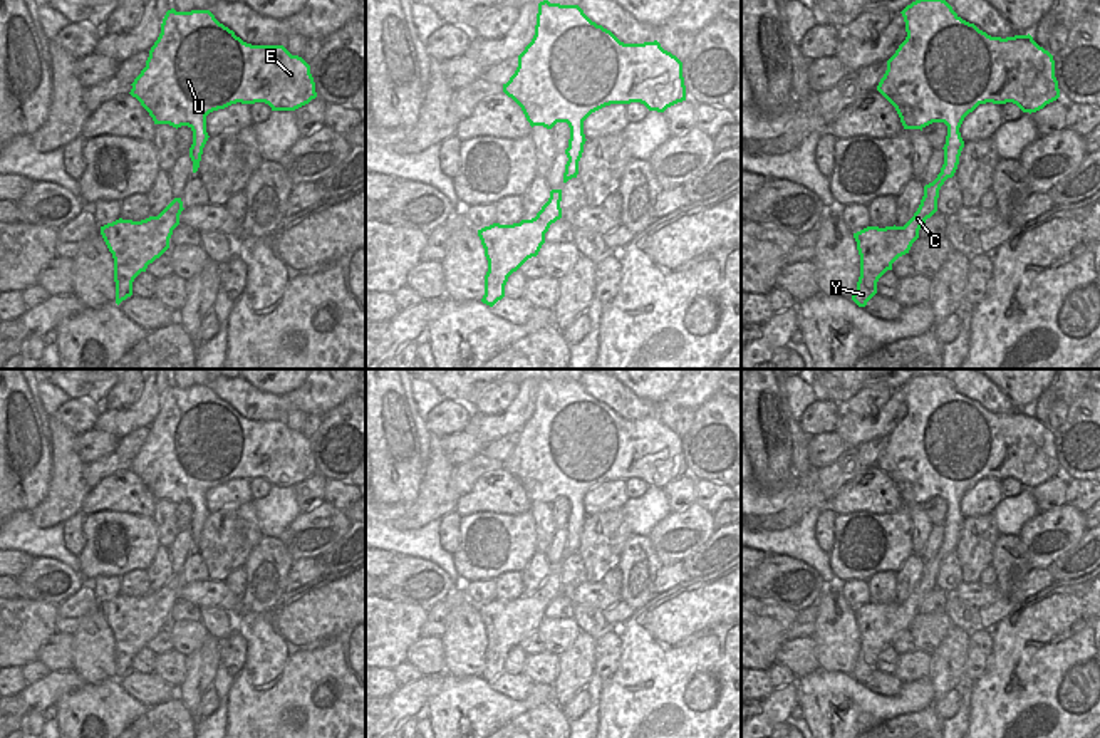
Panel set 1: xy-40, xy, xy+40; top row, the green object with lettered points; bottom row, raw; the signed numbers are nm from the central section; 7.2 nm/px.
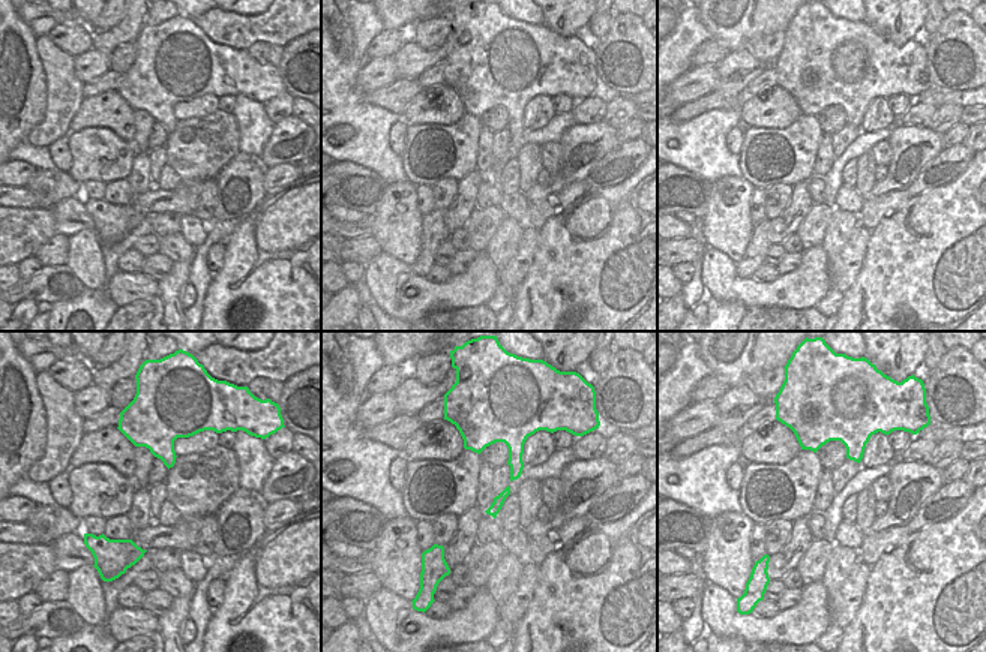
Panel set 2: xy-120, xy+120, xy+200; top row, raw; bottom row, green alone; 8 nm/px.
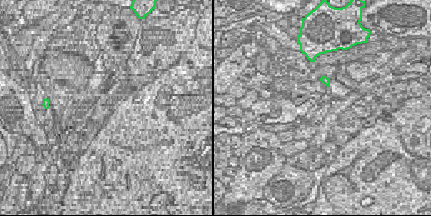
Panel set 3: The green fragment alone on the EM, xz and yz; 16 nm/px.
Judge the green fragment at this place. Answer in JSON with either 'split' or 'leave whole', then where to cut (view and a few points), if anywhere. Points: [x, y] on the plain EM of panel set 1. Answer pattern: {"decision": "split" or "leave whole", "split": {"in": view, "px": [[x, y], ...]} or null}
{"decision": "split", "split": {"in": "xy+40", "px": [[941, 547], [946, 554]]}}

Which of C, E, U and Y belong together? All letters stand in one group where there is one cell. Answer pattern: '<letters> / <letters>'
C Y / E U

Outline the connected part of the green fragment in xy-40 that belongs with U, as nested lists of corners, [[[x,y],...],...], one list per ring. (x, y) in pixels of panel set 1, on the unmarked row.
[[[168,386],[146,443],[131,460],[131,471],[154,500],[188,502],[193,507],[189,533],[198,547],[208,517],[206,491],[231,480],[265,478],[272,486],[295,486],[317,473],[310,441],[283,421],[252,421],[220,399],[210,386]]]

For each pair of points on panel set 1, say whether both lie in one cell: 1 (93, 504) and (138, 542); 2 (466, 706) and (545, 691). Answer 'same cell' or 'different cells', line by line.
1: different cells
2: same cell

